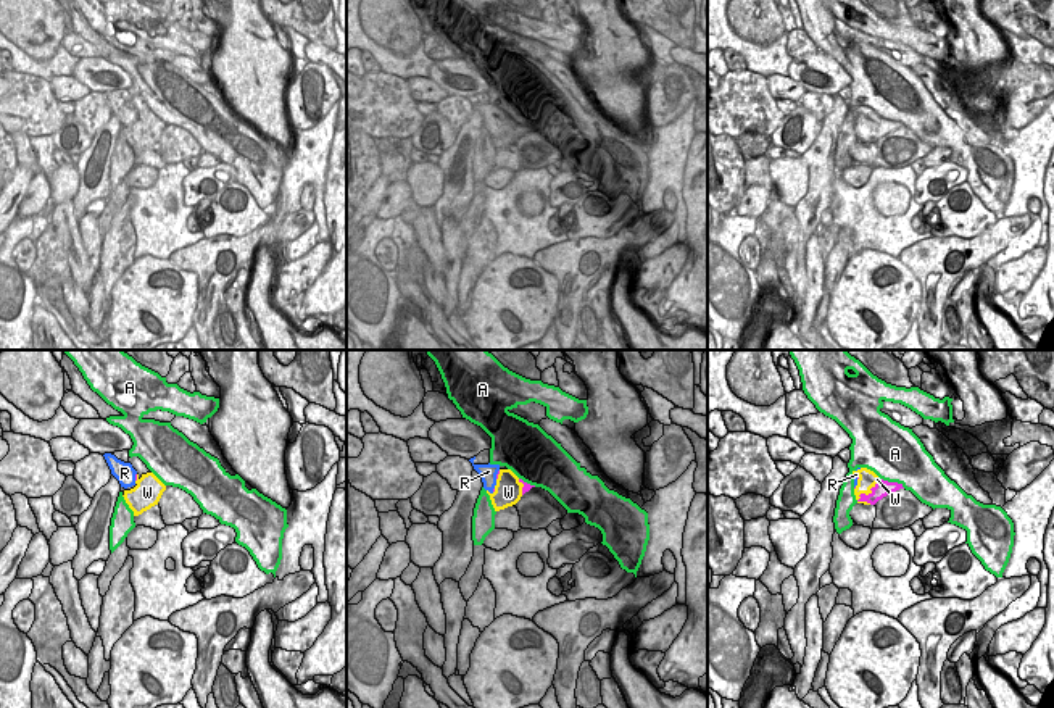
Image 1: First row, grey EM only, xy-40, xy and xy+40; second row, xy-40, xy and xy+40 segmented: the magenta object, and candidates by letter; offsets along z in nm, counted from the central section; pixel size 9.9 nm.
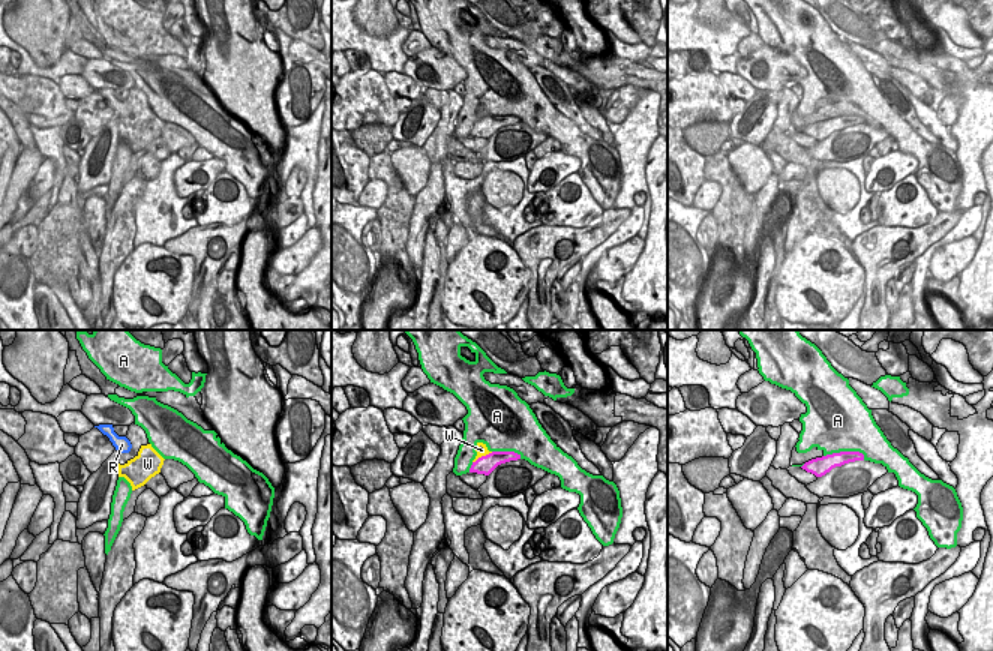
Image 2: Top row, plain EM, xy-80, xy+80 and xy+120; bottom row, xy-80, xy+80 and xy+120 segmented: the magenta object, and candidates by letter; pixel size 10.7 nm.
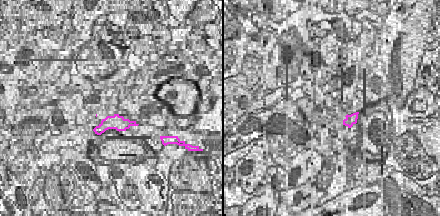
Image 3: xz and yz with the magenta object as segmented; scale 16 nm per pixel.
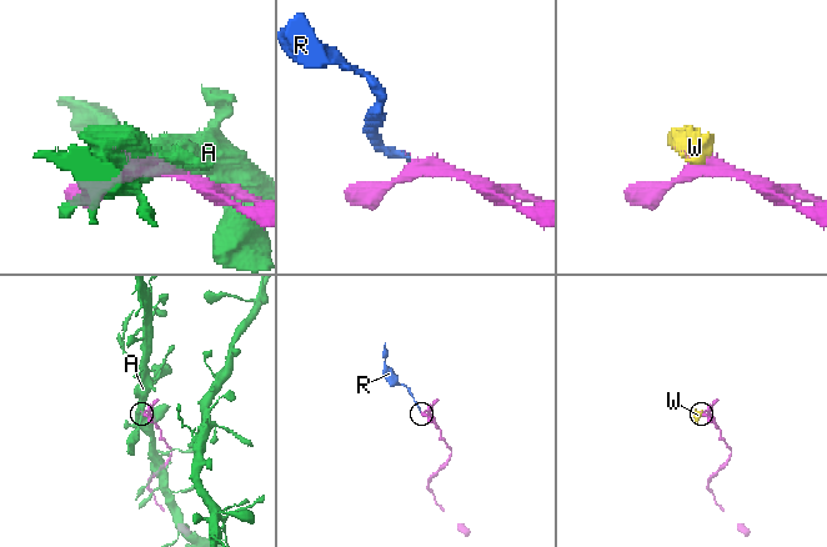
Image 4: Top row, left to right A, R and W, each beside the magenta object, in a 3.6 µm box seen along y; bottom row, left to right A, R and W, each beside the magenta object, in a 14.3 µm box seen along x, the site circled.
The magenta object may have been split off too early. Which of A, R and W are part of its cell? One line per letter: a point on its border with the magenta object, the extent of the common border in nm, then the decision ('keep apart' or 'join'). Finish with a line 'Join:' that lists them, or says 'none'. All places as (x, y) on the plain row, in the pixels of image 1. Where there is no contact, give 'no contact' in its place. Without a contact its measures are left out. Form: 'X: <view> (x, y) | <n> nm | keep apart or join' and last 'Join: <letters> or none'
A: xy+40 (893, 121) | 280 nm | keep apart
R: xy (497, 113) | 100 nm | join
W: xy+40 (869, 133) | 340 nm | keep apart
Join: R

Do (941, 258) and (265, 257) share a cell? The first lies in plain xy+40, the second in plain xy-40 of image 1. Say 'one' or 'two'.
two

